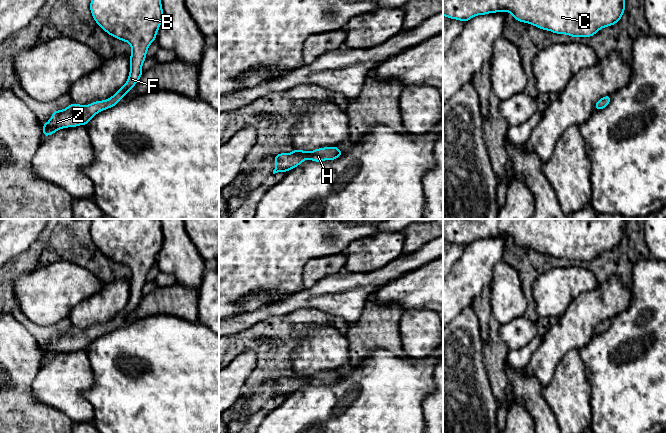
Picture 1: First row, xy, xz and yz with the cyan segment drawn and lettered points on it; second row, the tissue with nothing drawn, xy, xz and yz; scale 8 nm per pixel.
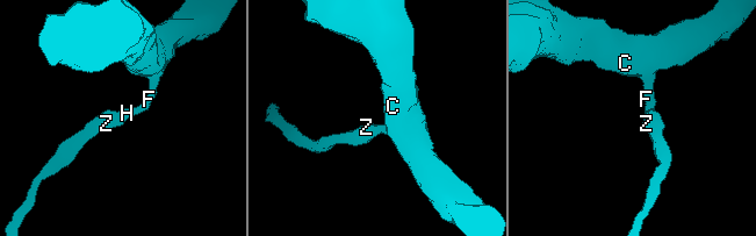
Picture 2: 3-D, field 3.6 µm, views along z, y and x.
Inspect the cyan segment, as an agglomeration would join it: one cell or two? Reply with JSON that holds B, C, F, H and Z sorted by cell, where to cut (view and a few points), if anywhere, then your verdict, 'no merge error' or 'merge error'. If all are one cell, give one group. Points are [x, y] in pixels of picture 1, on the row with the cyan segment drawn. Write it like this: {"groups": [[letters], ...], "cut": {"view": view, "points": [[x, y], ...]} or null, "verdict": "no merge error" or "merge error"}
{"groups": [["B", "C", "F", "H", "Z"]], "cut": null, "verdict": "no merge error"}

